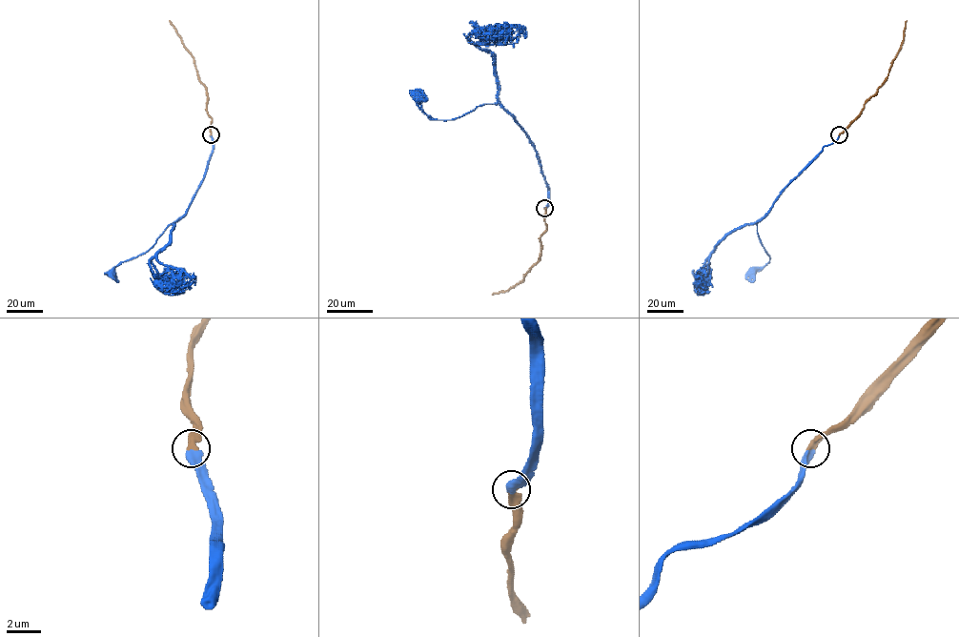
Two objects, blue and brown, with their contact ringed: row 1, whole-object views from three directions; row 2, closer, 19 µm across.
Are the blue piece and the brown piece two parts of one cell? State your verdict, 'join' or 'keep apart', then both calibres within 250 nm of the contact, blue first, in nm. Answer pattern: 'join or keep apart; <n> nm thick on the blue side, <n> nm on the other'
join; 500 nm thick on the blue side, 420 nm on the other

